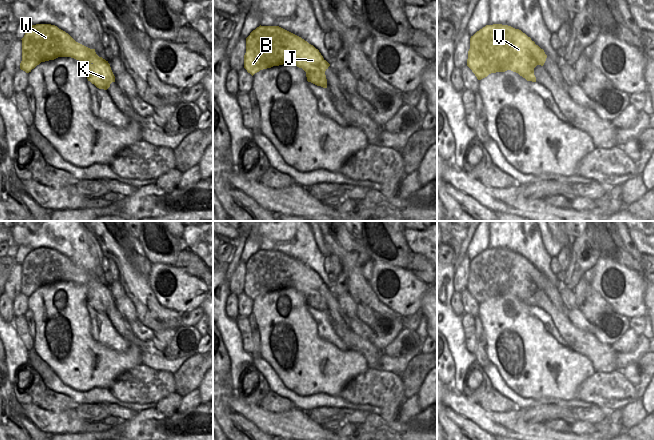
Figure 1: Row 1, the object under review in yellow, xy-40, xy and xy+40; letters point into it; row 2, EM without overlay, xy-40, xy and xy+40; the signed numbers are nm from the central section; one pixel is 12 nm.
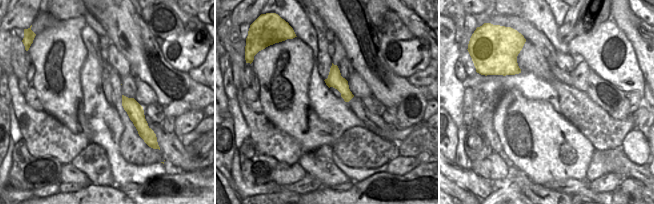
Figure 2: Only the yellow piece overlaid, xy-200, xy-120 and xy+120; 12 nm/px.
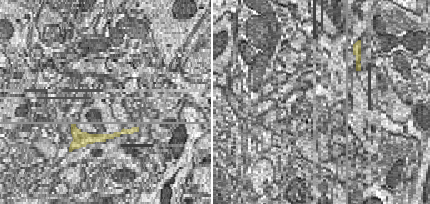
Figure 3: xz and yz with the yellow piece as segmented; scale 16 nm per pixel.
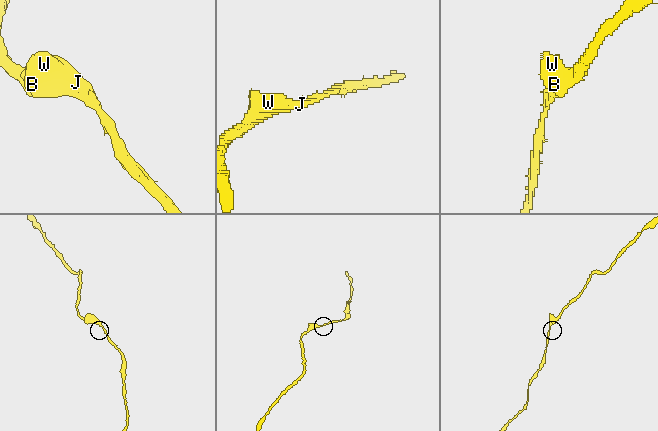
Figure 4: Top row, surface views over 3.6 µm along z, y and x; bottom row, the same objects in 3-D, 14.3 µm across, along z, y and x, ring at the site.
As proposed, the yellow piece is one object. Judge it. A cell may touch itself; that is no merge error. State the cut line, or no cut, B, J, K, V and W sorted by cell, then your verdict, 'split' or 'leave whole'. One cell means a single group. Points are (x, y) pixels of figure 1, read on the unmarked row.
no cut; B J K V W; leave whole

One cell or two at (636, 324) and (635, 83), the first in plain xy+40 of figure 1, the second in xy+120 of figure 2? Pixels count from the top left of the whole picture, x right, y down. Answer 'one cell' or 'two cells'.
two cells

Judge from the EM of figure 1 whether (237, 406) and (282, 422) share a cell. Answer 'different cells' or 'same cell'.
same cell

